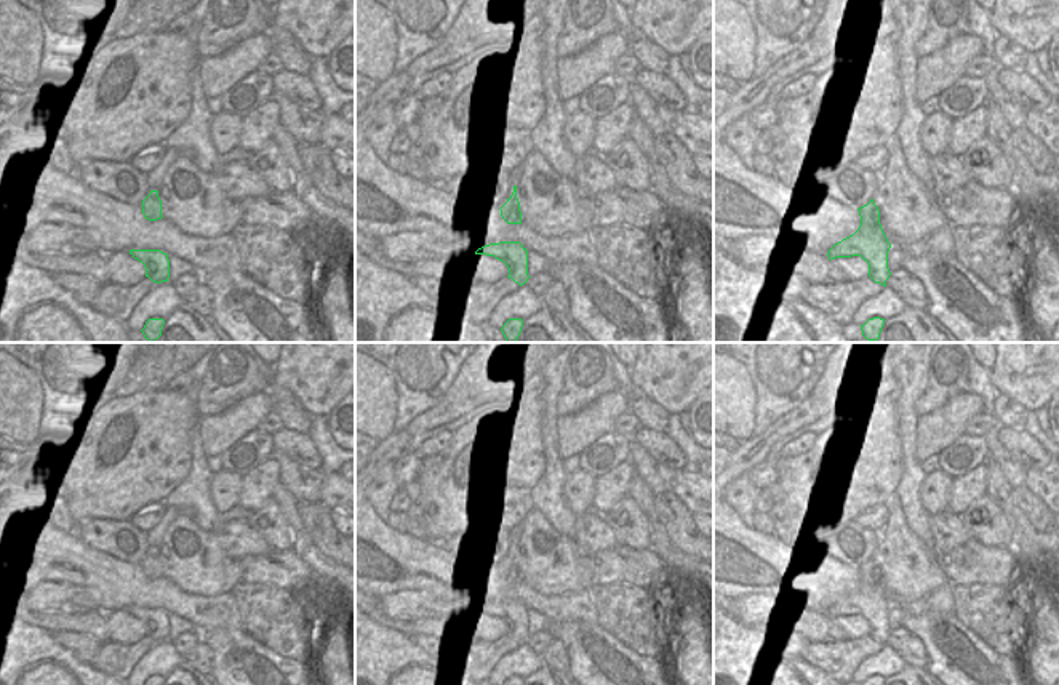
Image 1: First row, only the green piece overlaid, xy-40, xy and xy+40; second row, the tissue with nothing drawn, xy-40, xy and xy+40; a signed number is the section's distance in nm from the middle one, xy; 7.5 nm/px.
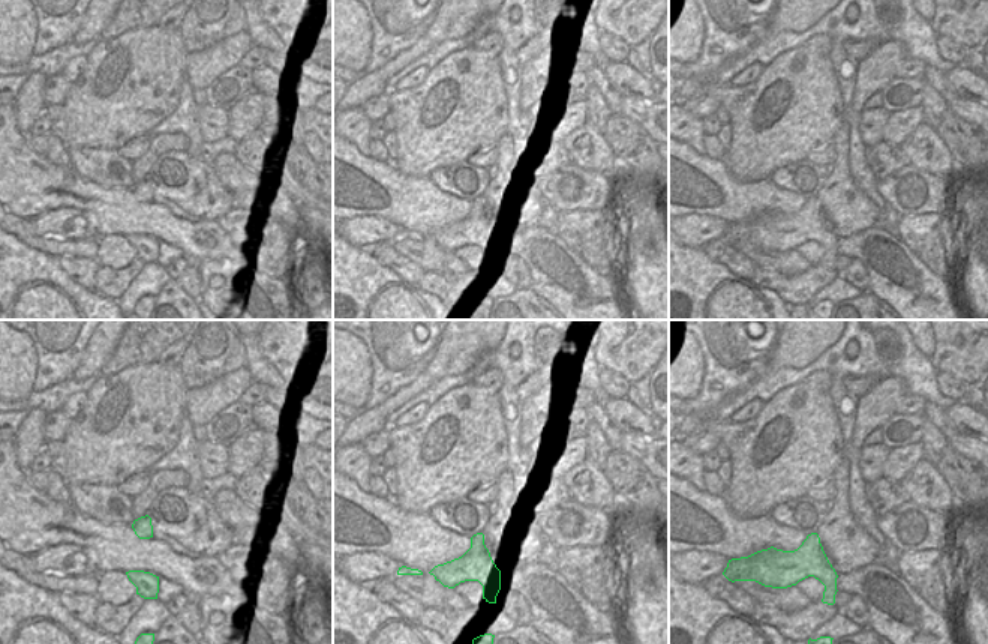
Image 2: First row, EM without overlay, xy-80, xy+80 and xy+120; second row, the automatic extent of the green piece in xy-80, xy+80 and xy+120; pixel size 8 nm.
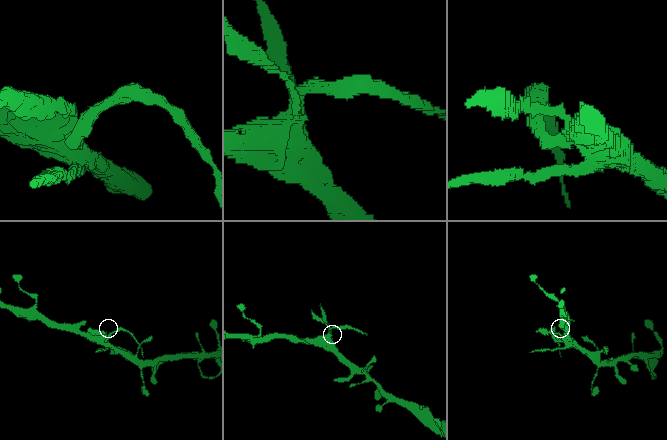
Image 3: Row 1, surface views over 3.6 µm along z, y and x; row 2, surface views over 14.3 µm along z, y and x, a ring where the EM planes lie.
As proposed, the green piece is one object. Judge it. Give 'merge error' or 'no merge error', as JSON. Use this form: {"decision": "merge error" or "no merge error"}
{"decision": "merge error"}

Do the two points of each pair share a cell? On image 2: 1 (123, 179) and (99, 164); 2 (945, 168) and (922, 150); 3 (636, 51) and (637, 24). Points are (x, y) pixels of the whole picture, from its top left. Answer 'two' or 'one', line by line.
1: one
2: one
3: two

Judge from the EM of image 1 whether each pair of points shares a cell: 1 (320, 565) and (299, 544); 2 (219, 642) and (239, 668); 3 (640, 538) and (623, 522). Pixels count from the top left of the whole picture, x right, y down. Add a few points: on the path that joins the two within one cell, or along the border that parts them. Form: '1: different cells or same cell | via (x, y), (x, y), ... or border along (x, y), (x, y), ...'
1: same cell | via (315, 560), (304, 549)
2: same cell | via (226, 648), (235, 661)
3: same cell | via (635, 533), (627, 525)

